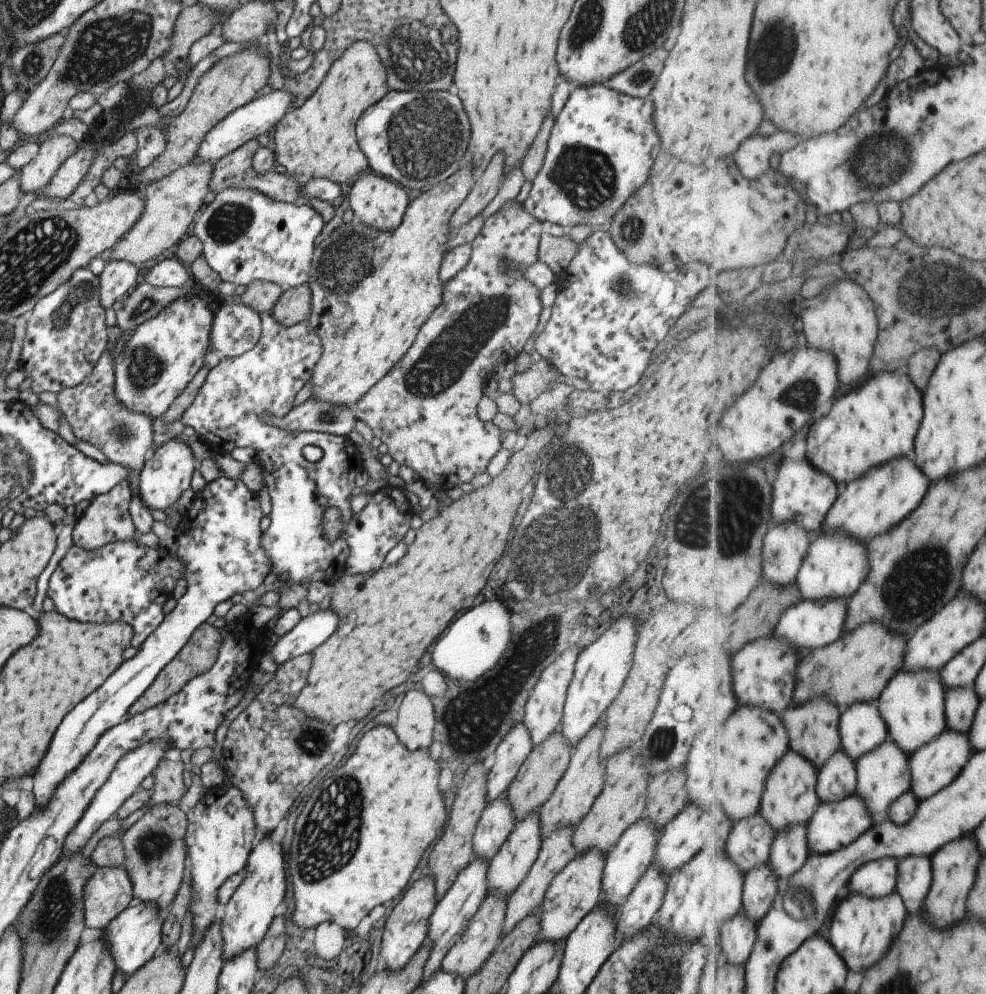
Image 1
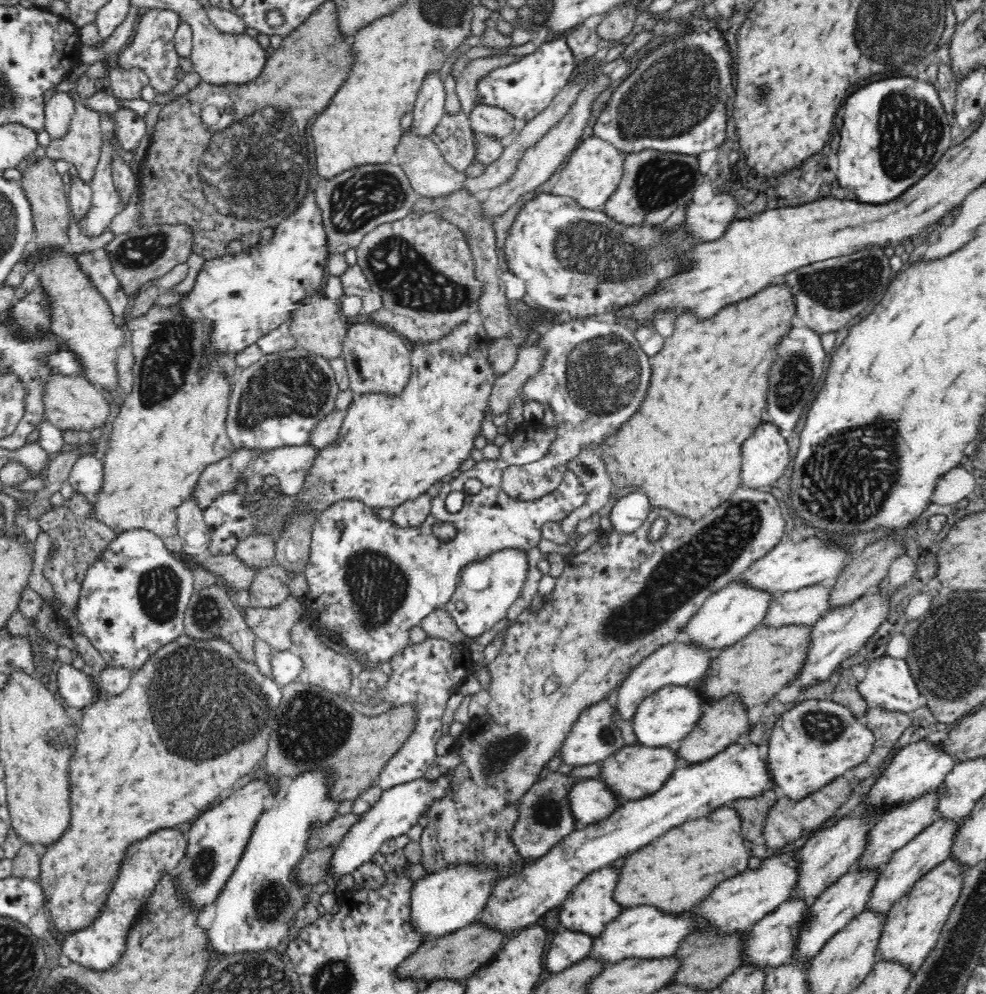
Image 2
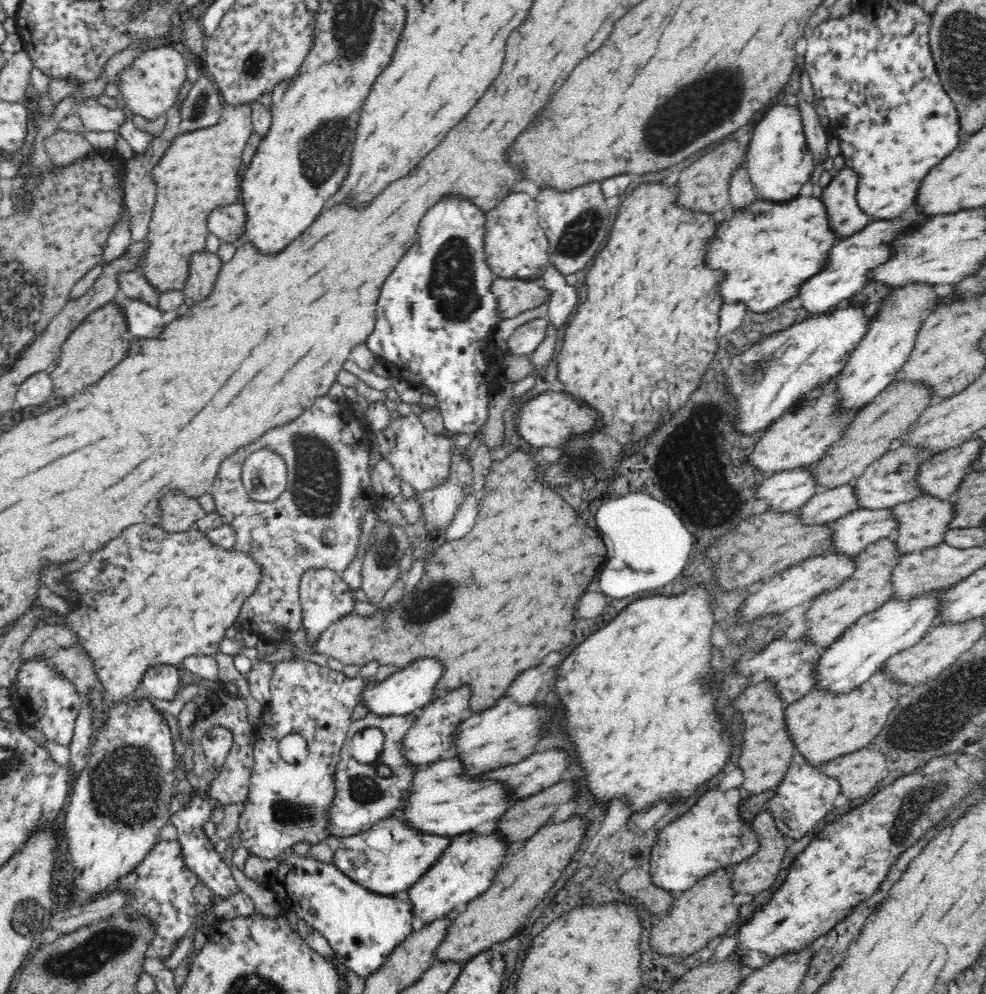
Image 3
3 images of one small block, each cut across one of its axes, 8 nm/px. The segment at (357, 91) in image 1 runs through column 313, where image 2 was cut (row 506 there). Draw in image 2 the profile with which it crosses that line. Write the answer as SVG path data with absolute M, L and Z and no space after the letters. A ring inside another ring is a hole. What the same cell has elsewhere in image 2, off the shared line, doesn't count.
M175 305L161 309L155 309L152 306L143 316L134 320L125 320L124 326L128 329L128 342L132 345L132 350L134 351L134 368L132 368L134 384L132 392L126 396L122 405L118 408L119 413L115 415L113 422L111 422L111 430L107 431L103 439L98 443L99 448L97 453L103 466L103 477L100 488L98 489L98 494L95 494L94 498L92 498L92 520L106 525L106 527L116 533L116 536L134 530L152 532L156 537L162 540L164 546L170 552L176 552L182 555L183 544L180 537L178 537L176 508L179 508L180 504L192 495L200 478L200 474L204 472L204 469L210 466L210 464L214 464L230 456L235 449L228 438L225 425L229 405L228 397L232 387L228 384L228 381L222 376L222 373L220 373L217 367L211 369L206 376L198 376L197 368L201 357L201 342L205 337L204 326L201 323L190 322L179 314L180 312L177 312Z

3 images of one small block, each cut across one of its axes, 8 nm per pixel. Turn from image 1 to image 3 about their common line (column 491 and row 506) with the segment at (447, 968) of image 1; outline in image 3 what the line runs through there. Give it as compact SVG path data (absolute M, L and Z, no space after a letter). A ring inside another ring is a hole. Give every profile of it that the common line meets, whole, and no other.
M923 495L915 500L898 504L891 510L898 523L898 528L890 539L895 544L895 551L900 555L910 554L942 543L944 534L949 530L948 524L952 520L952 503L949 500L938 501L938 499Z

